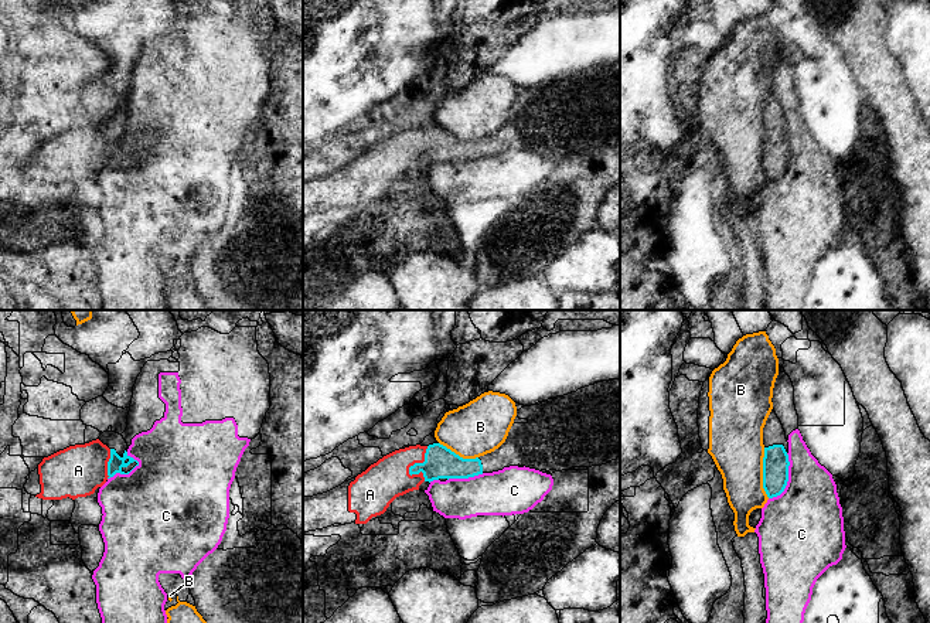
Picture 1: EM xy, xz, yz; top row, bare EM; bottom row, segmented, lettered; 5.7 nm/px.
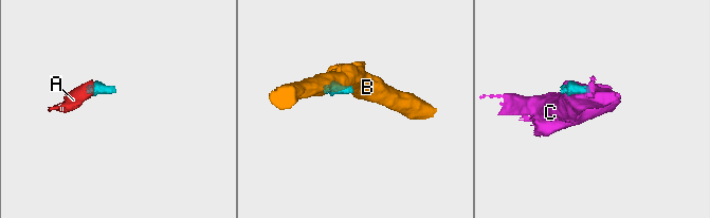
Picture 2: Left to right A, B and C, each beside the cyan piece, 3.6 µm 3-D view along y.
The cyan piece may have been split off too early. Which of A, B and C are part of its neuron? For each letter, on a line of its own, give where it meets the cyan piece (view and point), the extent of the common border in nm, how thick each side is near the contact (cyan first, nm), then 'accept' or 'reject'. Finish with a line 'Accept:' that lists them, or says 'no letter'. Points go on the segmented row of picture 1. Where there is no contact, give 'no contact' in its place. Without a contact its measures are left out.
A: xz (419, 463) | 200 nm | 180/240 nm | accept
B: yz (763, 473) | 280 nm | 150/300 nm | reject
C: yz (787, 479) | 280 nm | 150/400 nm | reject
Accept: A

